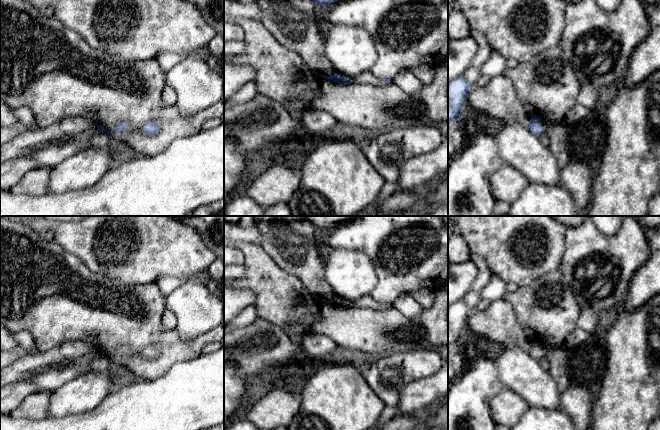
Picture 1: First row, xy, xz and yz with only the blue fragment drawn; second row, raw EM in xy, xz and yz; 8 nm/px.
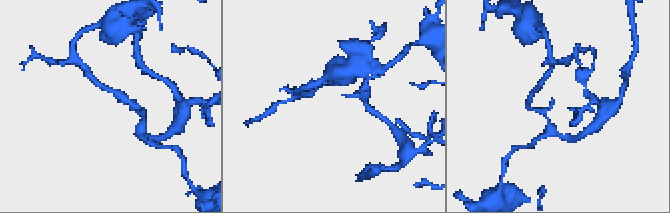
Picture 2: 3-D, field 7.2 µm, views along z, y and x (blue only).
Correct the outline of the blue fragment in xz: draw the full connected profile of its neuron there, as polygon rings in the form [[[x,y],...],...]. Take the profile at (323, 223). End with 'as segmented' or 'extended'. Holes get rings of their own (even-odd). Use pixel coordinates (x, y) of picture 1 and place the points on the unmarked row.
[[[302,216],[303,222],[310,221],[316,229],[326,232],[329,228],[340,225],[357,216]]]; as segmented

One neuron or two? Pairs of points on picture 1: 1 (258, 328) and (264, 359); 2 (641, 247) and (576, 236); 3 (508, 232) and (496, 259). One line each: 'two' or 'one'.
1: one
2: one
3: one

